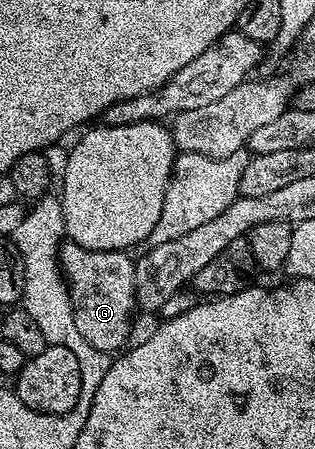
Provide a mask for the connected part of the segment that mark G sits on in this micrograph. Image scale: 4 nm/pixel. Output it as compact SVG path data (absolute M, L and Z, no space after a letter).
M63 240L58 250L58 263L66 279L66 287L70 290L70 302L76 319L76 331L96 347L96 351L114 355L127 348L126 340L130 337L130 316L136 313L134 292L136 291L135 258L126 251L92 251L80 247L75 241Z

